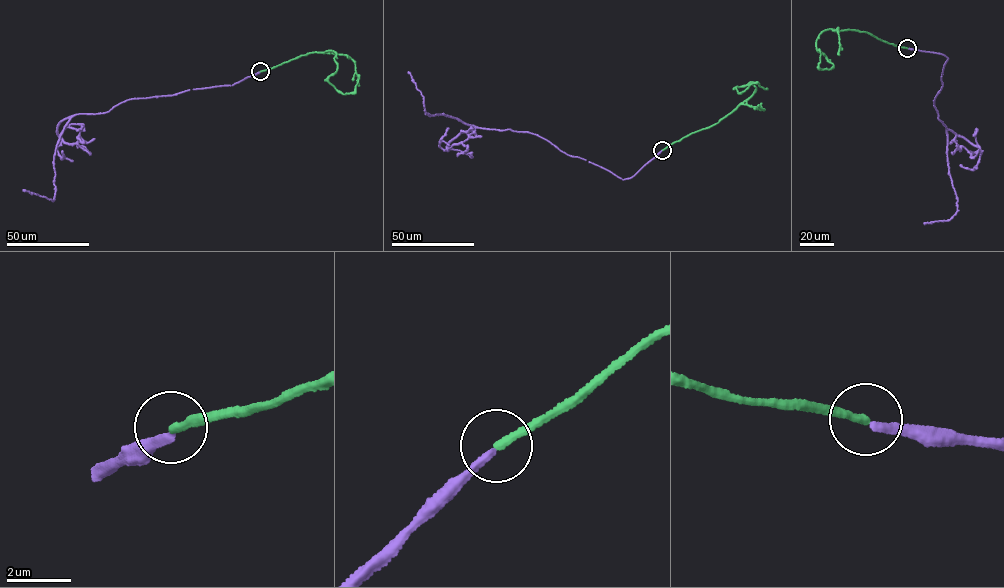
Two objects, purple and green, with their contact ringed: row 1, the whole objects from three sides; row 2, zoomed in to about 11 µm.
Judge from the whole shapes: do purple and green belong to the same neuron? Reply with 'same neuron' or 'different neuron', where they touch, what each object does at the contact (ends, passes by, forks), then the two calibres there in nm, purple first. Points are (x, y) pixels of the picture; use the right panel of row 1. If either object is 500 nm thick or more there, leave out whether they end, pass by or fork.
different neuron; place (907, 48); purple ends; green ends; calibres 240 and 260 nm

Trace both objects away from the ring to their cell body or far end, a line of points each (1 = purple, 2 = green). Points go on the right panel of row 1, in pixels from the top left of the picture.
1: (908, 48), (948, 59), (934, 101), (947, 129), (957, 212), (948, 220), (924, 223)
2: (907, 48), (864, 31), (826, 29), (816, 40), (816, 49), (833, 65), (822, 69), (818, 66), (818, 49)

